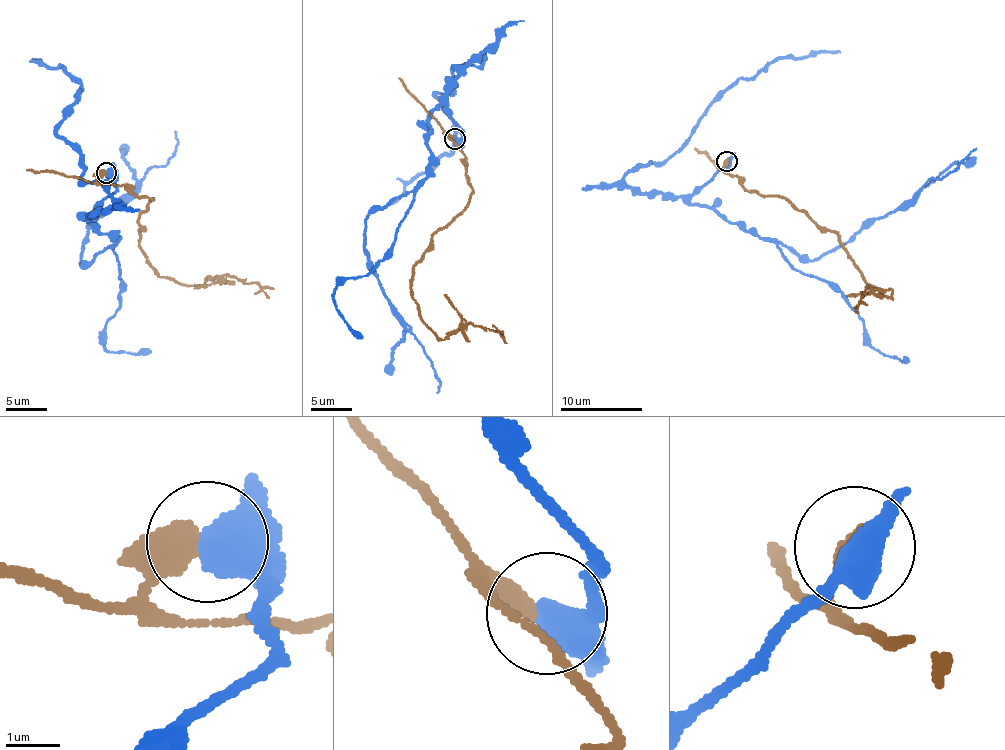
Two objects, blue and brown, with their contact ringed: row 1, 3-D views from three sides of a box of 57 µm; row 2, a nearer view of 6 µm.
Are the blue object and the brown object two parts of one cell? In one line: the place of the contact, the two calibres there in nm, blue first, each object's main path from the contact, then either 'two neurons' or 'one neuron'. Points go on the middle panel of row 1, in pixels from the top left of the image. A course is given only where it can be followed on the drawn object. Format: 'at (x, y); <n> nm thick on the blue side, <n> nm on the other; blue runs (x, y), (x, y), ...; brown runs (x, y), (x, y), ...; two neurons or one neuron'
at (455, 139); 460 nm thick on the blue side, 340 nm on the other; blue runs (454, 138), (462, 130), (441, 105), (429, 117), (426, 177), (364, 226), (372, 272), (432, 365), (436, 393); brown runs (454, 138), (446, 132), (464, 156), (472, 195), (434, 232), (411, 292), (442, 339), (471, 323), (507, 342); two neurons

